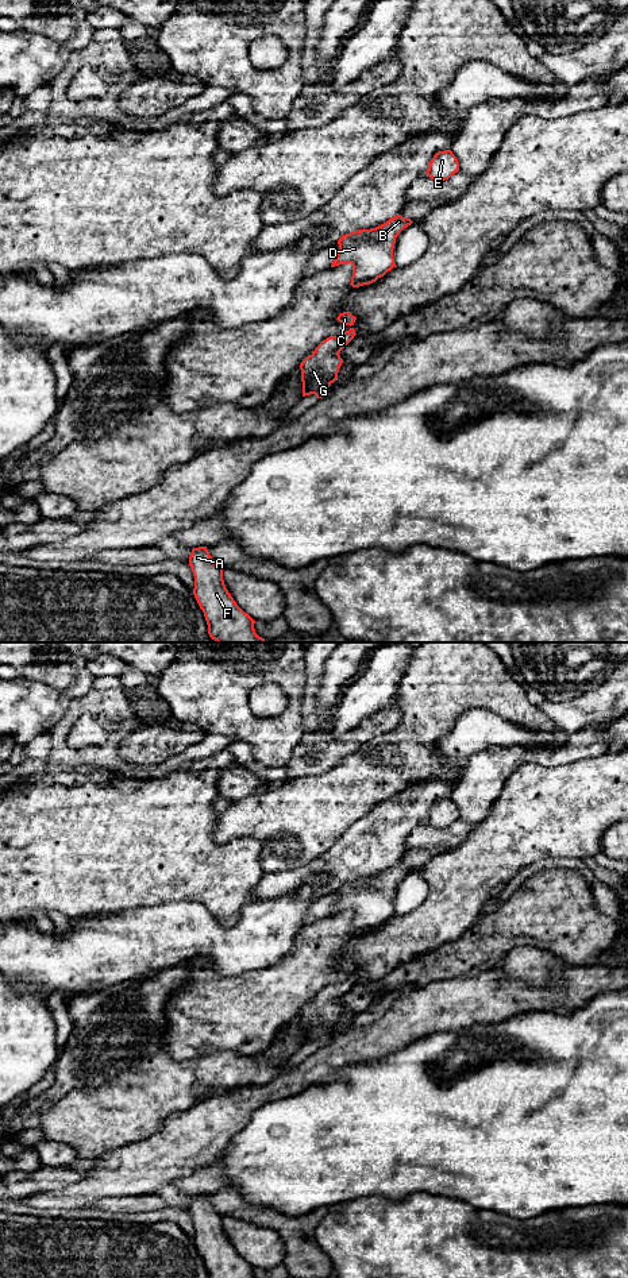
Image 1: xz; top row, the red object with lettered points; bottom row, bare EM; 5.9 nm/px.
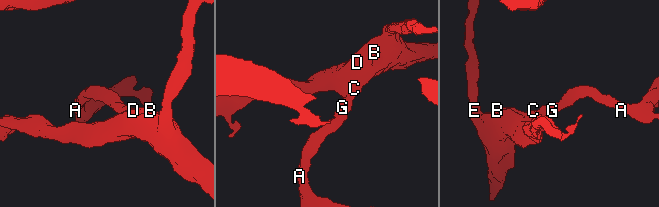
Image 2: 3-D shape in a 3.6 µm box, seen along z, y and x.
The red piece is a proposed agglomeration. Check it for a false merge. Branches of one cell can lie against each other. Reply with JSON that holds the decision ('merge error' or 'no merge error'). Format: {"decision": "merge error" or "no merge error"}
{"decision": "no merge error"}

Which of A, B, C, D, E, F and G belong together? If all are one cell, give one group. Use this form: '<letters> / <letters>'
A B C D E F G

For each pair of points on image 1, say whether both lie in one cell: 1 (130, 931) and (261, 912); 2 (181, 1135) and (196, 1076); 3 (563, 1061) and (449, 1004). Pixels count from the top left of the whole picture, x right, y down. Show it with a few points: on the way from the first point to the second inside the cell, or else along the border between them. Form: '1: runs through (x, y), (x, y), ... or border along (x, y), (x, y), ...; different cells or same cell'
1: runs through (162, 934), (228, 934); same cell
2: border along (216, 1093), (173, 1114), (161, 1126); different cells
3: border along (520, 1012), (490, 1024), (472, 1024), (459, 1030); different cells

